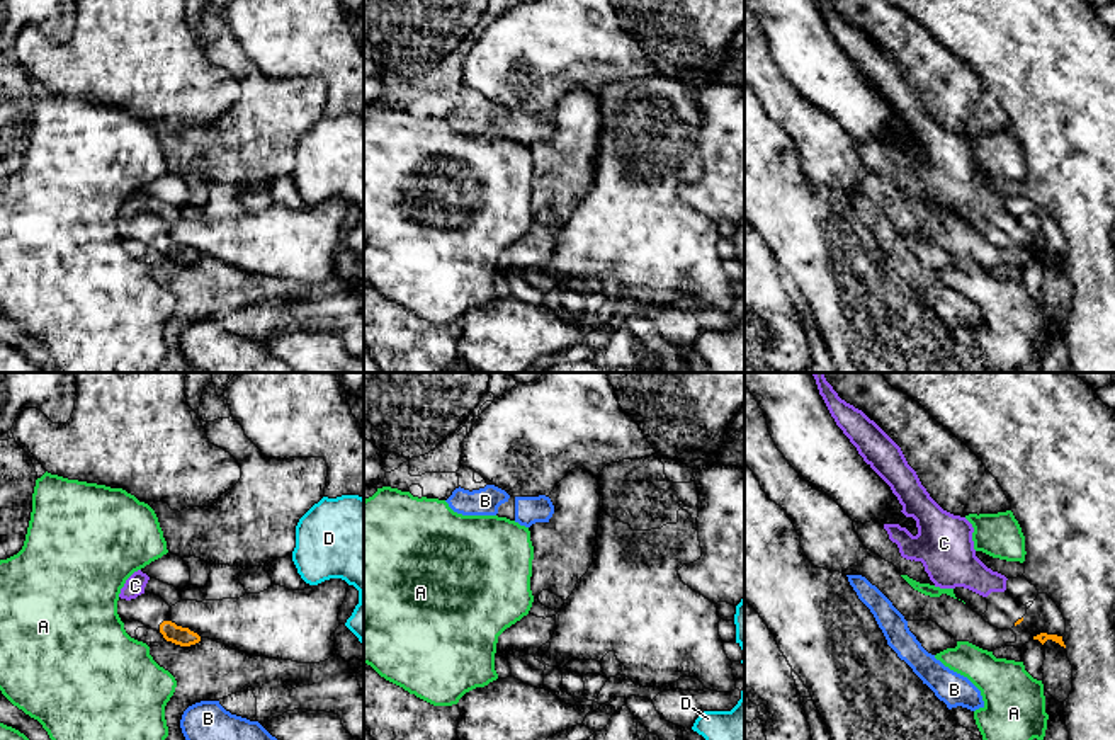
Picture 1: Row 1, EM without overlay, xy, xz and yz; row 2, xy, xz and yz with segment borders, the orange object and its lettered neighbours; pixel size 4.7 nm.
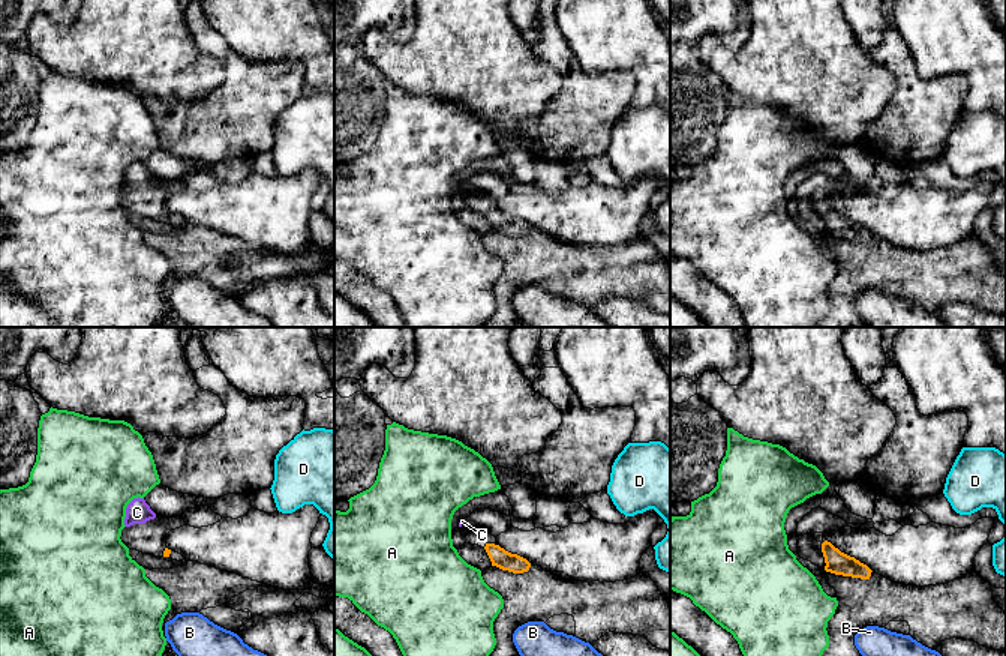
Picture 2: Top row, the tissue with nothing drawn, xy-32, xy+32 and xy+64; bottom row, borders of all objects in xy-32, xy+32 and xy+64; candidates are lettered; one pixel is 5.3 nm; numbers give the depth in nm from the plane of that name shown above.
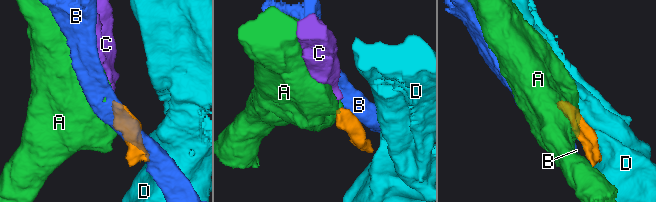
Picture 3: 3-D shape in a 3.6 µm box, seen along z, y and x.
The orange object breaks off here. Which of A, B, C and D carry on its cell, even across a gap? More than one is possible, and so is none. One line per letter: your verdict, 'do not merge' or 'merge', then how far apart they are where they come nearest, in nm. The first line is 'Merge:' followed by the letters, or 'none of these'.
Merge: C
A: do not merge; gap 90 nm
B: do not merge; gap 260 nm
C: merge; gap 150 nm
D: do not merge; gap 550 nm

